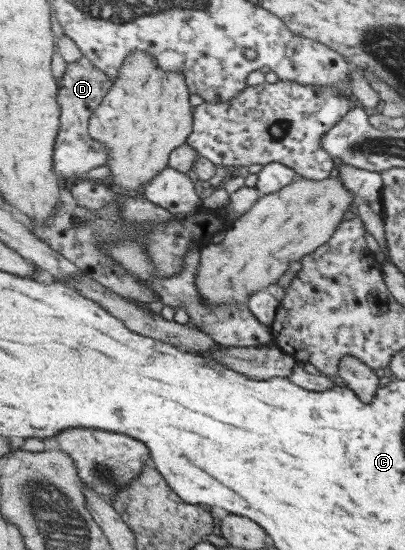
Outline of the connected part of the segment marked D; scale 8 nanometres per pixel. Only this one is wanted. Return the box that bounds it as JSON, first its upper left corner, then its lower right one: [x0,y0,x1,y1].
[55,57,113,178]

